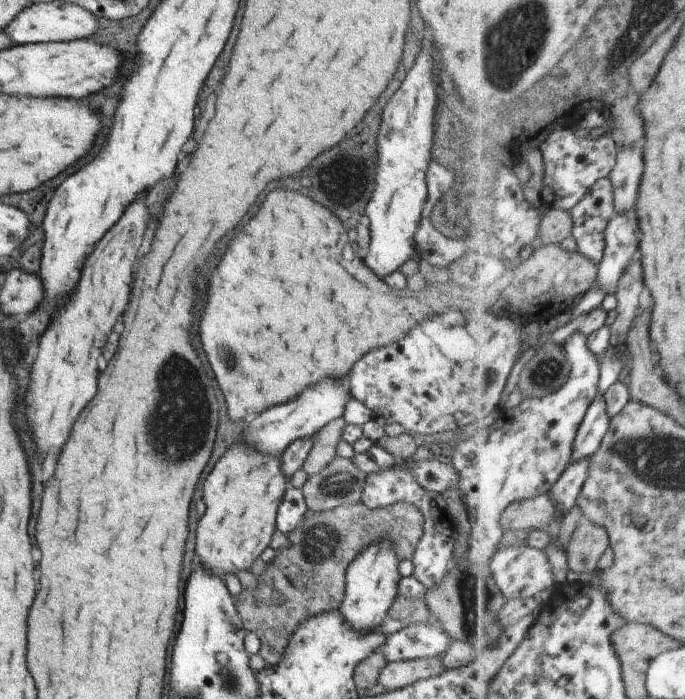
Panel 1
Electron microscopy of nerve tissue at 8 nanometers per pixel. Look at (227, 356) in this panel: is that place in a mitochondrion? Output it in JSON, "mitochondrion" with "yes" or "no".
{"mitochondrion":"yes"}

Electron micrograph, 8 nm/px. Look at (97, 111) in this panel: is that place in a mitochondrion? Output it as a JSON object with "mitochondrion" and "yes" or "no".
{"mitochondrion":"no"}

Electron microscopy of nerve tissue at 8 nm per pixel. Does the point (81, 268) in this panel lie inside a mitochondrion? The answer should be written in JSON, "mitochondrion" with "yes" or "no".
{"mitochondrion":"no"}

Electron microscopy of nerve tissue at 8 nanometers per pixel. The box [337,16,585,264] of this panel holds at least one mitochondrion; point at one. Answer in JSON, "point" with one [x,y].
{"point":[447,221]}

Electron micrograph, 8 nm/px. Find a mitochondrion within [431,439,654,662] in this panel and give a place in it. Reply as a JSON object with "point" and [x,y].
{"point":[476,602]}

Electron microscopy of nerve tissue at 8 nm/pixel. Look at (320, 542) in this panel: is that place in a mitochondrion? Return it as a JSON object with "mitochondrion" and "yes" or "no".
{"mitochondrion":"yes"}

